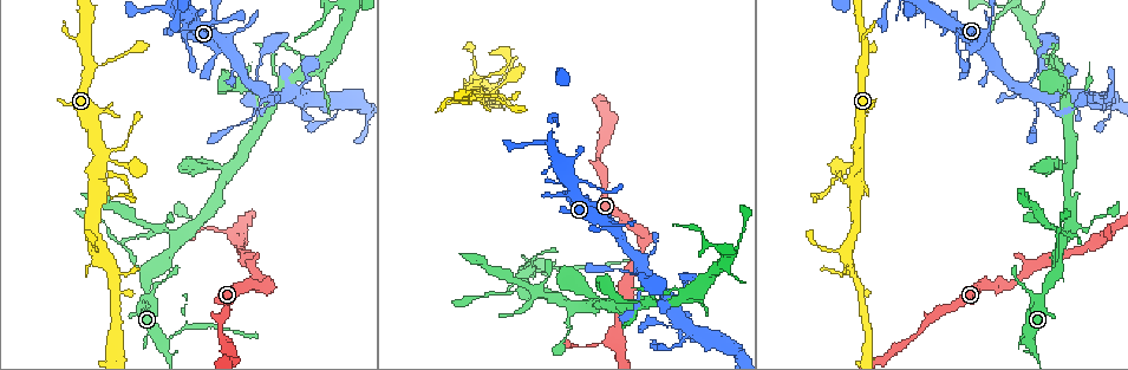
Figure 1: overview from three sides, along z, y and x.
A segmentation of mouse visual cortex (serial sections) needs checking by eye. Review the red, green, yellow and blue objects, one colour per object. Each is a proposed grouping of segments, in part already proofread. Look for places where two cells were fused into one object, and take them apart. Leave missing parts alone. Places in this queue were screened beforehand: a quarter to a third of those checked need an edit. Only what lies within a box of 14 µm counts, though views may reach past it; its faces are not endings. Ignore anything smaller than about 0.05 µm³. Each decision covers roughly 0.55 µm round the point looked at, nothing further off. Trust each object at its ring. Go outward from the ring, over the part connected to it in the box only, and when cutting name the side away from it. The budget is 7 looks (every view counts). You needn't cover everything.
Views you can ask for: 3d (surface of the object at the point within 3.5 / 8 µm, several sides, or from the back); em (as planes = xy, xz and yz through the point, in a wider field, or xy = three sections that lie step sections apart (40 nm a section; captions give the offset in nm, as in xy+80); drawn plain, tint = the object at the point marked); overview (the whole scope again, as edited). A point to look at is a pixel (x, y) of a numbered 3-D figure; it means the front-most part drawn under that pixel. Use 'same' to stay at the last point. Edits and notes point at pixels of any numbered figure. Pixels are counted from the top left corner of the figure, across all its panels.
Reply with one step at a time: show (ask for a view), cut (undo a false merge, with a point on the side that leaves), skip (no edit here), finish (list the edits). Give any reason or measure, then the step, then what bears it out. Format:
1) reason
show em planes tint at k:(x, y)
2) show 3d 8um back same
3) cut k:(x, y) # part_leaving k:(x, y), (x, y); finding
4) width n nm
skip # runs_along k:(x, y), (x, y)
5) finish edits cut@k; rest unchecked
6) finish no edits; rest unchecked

branch point
show 3d 3.5um at 1:(147, 272)

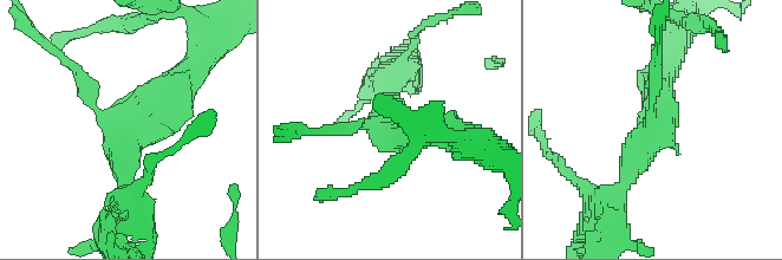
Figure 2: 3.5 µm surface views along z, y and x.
show em xy step 3 tint at 2:(389, 123)

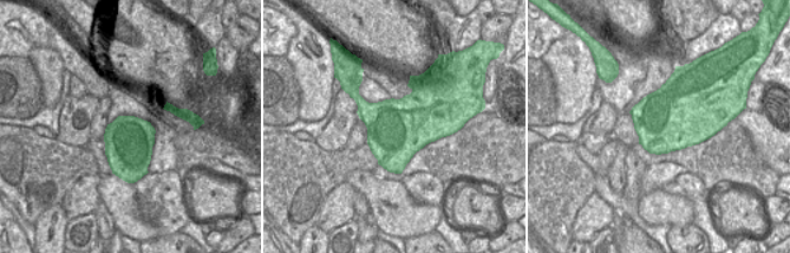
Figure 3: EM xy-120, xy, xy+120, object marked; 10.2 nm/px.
cut 2:(78, 71) # part_leaving 2:(92, 105), (82, 77), (27, 26); a second cell is stuck on

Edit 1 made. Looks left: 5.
a fork
show 3d 3.5um at 1:(541, 292)

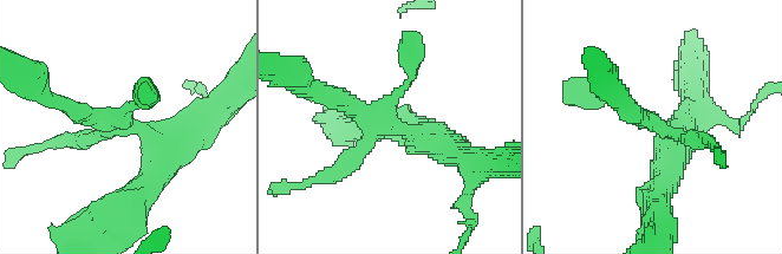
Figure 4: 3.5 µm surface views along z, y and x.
skip # runs_along 4:(162, 167), (141, 128), (53, 98); all the same cell

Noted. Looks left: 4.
small branch off a trunk
show 3d 8um at 1:(538, 266)

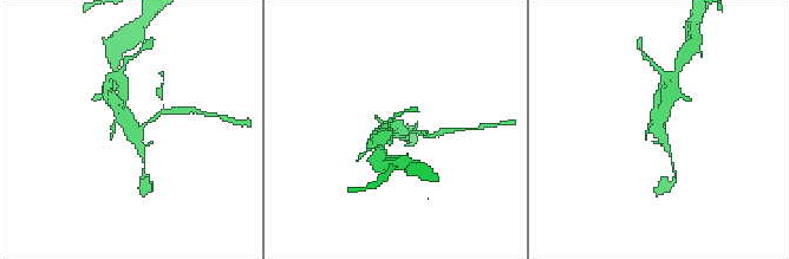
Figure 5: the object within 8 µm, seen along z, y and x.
show em xy step 5 tint at 5:(661, 129)

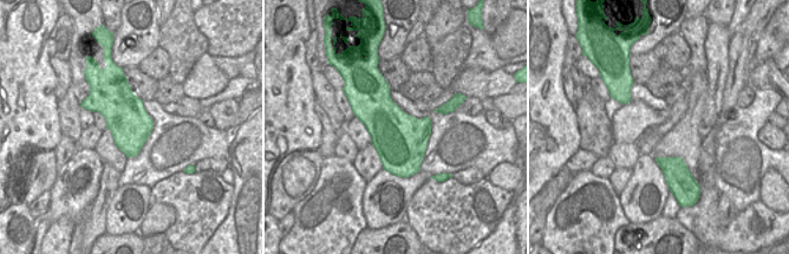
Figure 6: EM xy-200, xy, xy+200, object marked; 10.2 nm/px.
cut 5:(175, 110) # part_leaving 5:(145, 123), (164, 110), (193, 111); two cells meet here

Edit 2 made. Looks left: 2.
finish edits cut@2, cut@5; rest unchecked

